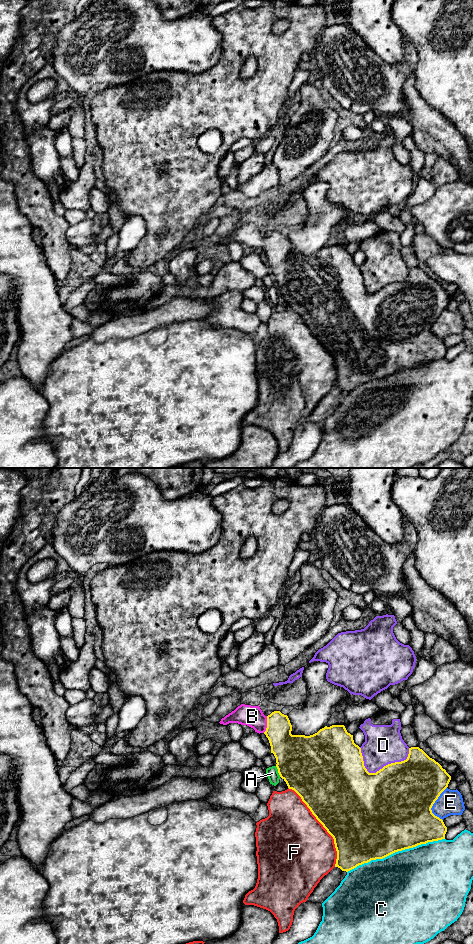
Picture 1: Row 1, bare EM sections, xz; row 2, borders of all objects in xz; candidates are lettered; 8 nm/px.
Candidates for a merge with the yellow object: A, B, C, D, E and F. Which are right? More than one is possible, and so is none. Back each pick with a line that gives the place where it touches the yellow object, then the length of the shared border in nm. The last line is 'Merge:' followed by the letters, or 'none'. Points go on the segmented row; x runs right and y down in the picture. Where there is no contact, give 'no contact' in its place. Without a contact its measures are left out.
B: contact xz (267, 724); length 140 nm
Merge: B

